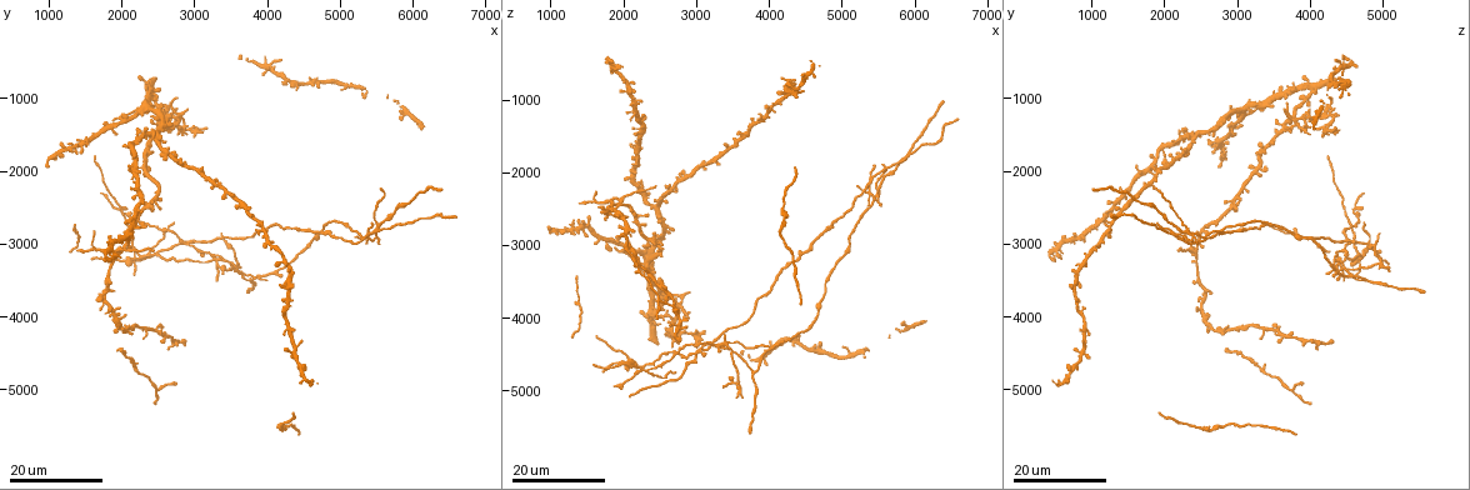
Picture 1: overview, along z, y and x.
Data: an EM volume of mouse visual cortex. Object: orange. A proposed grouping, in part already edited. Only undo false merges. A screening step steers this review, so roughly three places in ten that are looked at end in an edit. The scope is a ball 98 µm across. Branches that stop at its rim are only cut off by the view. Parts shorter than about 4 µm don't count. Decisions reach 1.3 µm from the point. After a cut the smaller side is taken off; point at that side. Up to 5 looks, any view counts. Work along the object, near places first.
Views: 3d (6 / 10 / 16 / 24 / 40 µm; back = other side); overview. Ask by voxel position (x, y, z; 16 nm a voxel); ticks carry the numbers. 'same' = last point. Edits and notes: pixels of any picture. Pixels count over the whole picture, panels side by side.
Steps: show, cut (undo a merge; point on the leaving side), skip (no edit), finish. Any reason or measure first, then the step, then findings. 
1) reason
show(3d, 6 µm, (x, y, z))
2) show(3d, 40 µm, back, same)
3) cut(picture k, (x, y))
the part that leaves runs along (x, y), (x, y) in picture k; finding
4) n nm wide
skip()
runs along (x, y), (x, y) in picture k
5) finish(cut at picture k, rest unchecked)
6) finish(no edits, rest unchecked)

a fork
show(3d, 24 µm, (3800, 3450, 4700))

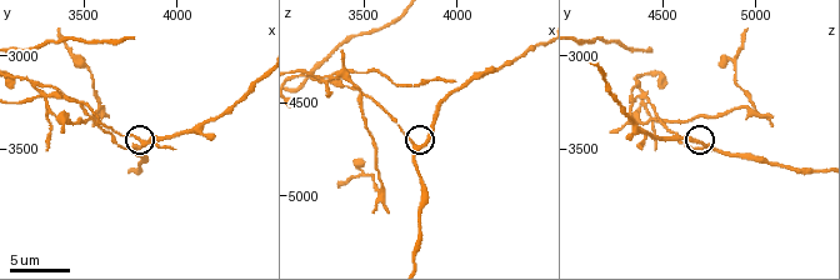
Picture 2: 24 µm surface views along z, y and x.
zoom in
show(3d, 6 µm, (3800, 3500, 4740))

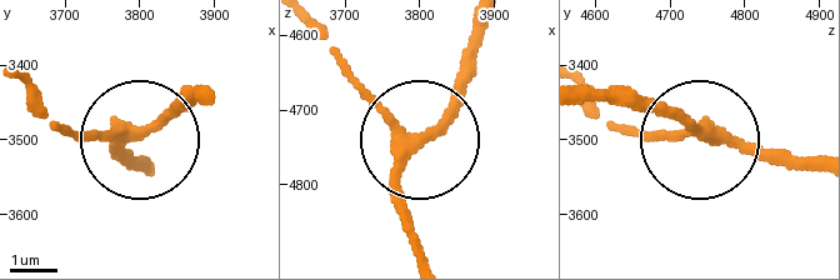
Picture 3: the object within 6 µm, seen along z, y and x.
side arm 15 µm
skip()
one neuron here

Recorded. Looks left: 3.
four or more arms meet
show(3d, 16 µm, (4350, 4550, 900))

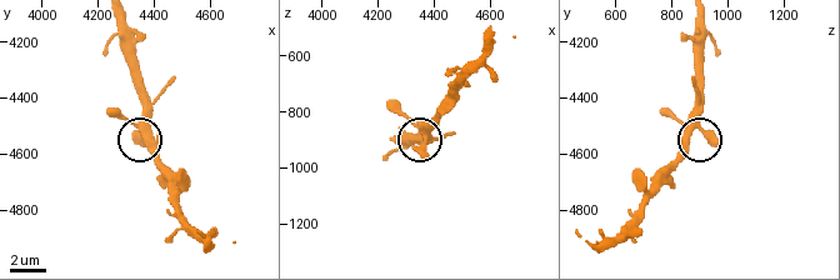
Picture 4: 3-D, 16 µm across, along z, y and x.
show(3d, 6 µm, (4370, 4510, 870))

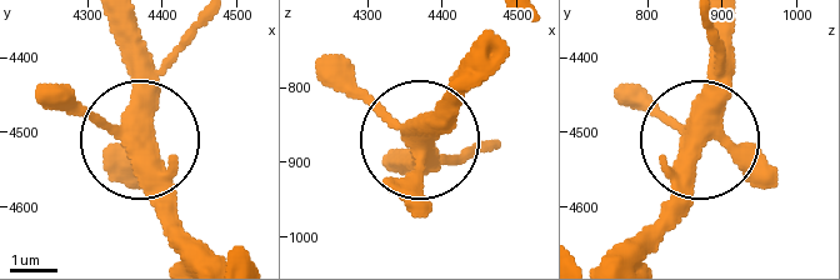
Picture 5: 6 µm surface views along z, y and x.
side arm 13 µm
skip()
runs along (113, 21), (136, 81), (136, 176), (173, 244) in picture 5; one neuron here

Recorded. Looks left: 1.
finish(no edits, rest unchecked)

